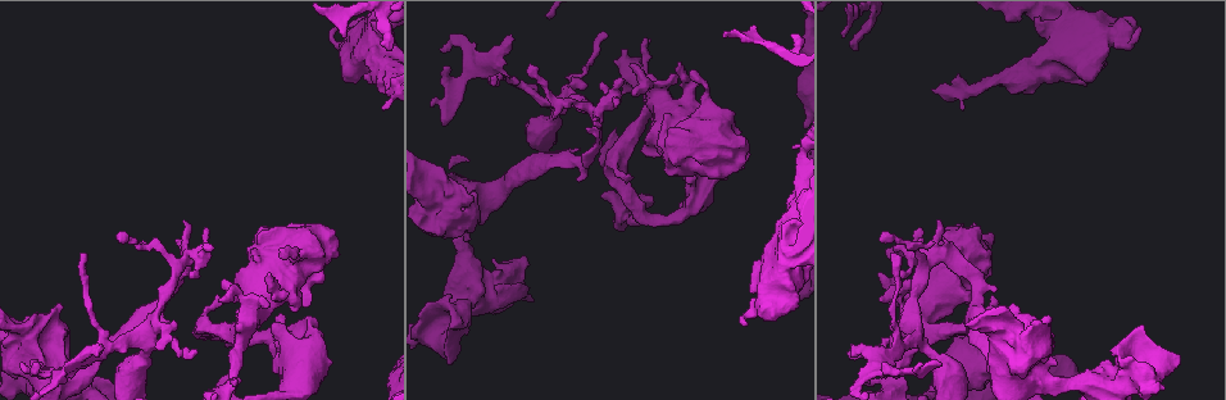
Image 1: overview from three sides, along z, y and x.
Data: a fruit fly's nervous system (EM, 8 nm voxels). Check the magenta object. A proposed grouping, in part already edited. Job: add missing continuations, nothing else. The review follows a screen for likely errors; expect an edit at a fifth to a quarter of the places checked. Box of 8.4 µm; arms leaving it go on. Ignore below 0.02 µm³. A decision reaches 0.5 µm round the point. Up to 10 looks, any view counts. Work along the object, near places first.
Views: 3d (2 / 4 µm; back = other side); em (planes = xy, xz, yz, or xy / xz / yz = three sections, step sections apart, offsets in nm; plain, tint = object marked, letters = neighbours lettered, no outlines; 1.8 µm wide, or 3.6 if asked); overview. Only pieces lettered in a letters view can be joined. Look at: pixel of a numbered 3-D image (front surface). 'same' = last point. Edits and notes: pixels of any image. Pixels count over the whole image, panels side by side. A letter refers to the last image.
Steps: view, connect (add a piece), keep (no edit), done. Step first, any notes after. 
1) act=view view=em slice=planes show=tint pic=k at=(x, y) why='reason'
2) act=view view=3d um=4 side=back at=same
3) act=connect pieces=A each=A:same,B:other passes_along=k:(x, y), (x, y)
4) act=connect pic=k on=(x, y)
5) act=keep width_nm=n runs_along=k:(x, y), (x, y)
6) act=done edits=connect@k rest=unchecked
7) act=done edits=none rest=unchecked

act=view view=3d um=2 pic=1 at=(515, 40) why='branch stops here'

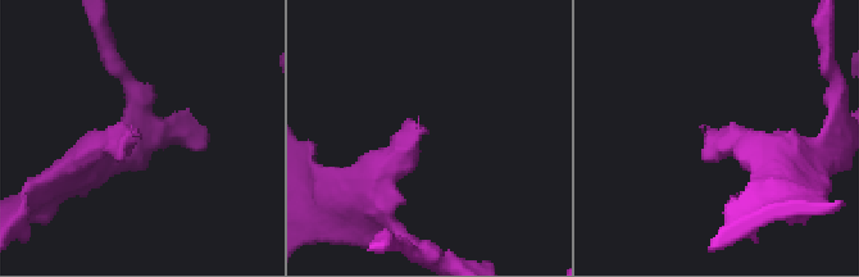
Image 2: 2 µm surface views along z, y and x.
act=view view=em slice=xy step=8 show=tint pic=2 at=(712, 134) why='now the EM'

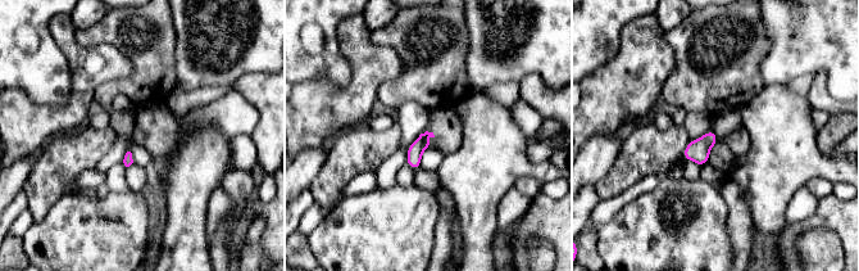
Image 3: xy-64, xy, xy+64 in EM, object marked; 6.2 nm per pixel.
act=view view=em slice=planes show=letters at=same why='another direction'

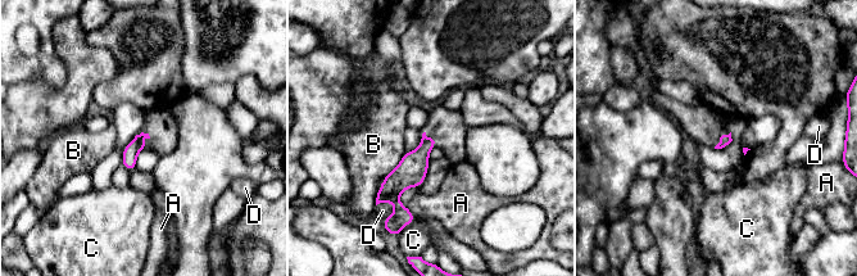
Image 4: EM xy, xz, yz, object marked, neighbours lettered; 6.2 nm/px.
act=keep each=A:other,B:other,C:other,D:other border=4:(404, 153), (385, 176), (375, 204) found='none of them fits'

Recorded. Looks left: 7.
act=view view=3d um=2 side=back pic=1 at=(596, 126) why='free end'

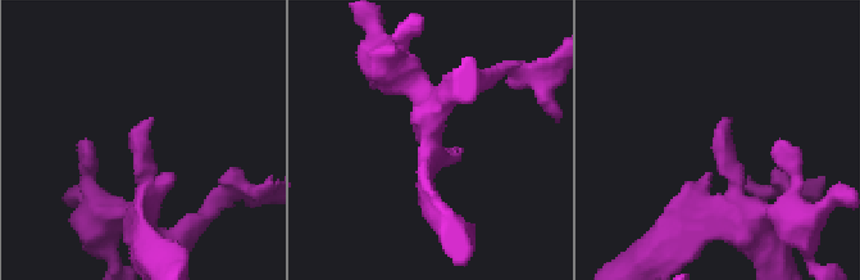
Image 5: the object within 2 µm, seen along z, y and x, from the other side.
act=view view=em um=3.6 slice=planes show=letters pic=5 at=(153, 121) why='now the EM'

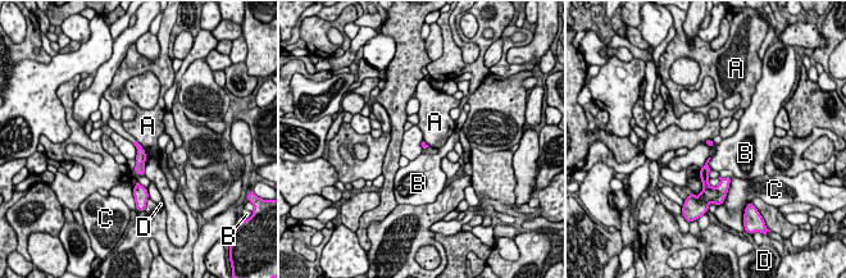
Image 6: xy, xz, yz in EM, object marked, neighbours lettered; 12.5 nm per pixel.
act=keep longest_contact=A:440nm each=A:other,B:other,C:other,D:other found='none of them fits'

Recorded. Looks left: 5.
act=view view=em slice=planes show=tint pic=1 at=(751, 309) why='touches itself'

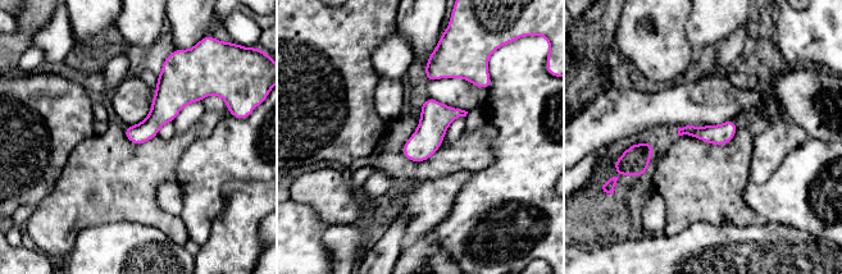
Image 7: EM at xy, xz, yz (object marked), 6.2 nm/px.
act=view view=em slice=planes show=letters at=same

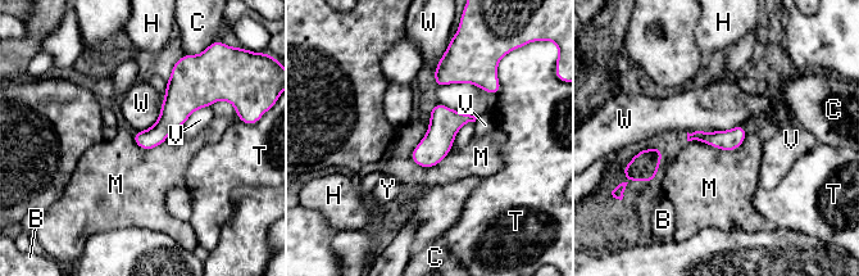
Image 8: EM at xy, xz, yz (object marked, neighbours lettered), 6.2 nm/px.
act=keep width_nm=130 longest_contact=M:360nm each=B:other,C:other,H:other,M:other,T:other,V:other,W:other,Y:other found='no lettered piece goes on from it'

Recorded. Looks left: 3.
act=view view=3d um=4 side=back pic=1 at=(440, 321) why='thick turns thin'

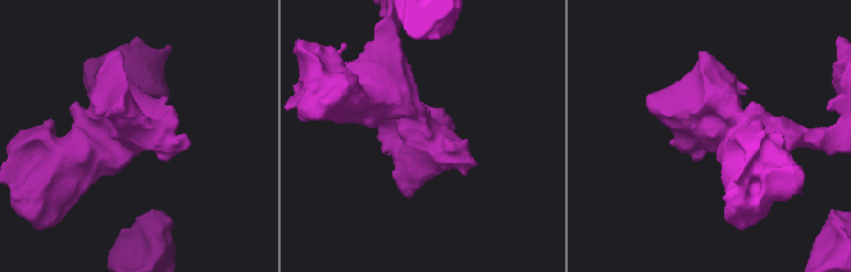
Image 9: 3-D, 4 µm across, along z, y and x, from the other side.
act=view view=em slice=planes show=letters pic=9 at=(713, 131) why='need the tissue'

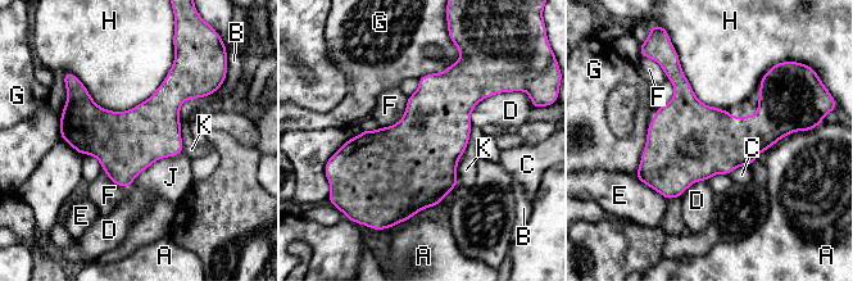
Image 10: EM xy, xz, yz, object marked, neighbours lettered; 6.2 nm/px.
act=keep width_nm=400 each=A:other,B:other,C:other,D:other,E:other,F:other,G:other,H:other,J:other,K:other border=10:(182, 152), (154, 161), (131, 185) found='none of them fits'

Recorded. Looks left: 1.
act=done edits=none rest=unchecked

